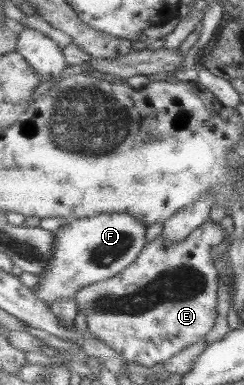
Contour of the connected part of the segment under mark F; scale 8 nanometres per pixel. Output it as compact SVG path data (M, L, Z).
M101 214L64 223L54 232L53 258L33 293L49 309L57 301L75 299L85 287L116 277L137 261L147 245L147 233L148 227L129 214Z

